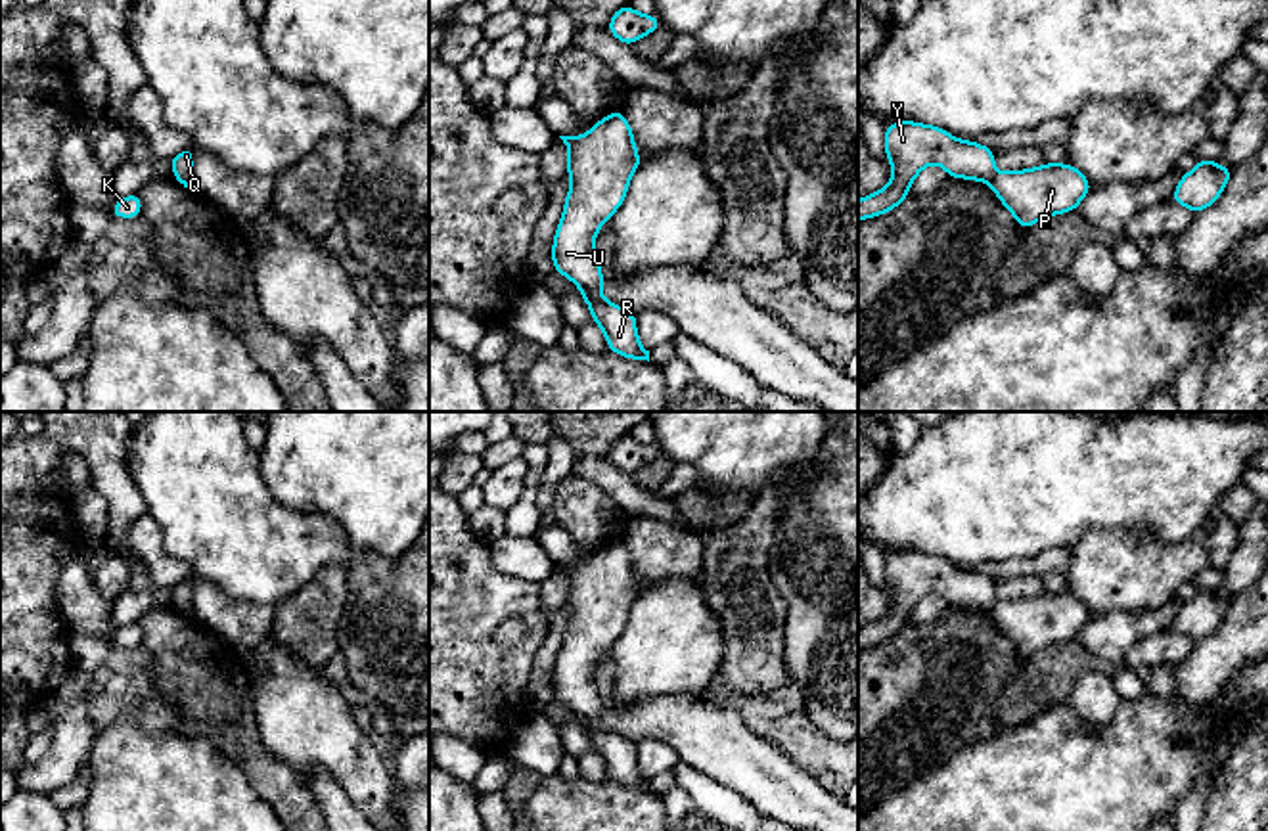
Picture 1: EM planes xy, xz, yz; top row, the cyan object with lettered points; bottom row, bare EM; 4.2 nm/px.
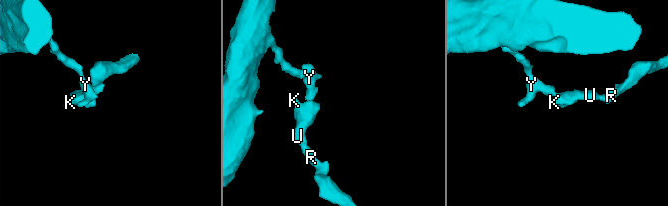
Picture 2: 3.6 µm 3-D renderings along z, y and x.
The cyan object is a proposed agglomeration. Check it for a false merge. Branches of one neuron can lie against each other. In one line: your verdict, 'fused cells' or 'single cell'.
fused cells

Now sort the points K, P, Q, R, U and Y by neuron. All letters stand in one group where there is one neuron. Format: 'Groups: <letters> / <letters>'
Groups: K P R U / Q Y

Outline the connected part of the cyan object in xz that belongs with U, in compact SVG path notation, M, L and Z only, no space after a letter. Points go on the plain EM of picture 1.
M613 542L594 551L584 565L559 567L569 578L571 618L554 666L554 697L577 712L609 779L649 791L649 779L636 762L636 743L601 726L603 701L594 682L600 655L623 634L642 592L632 557L623 542Z

